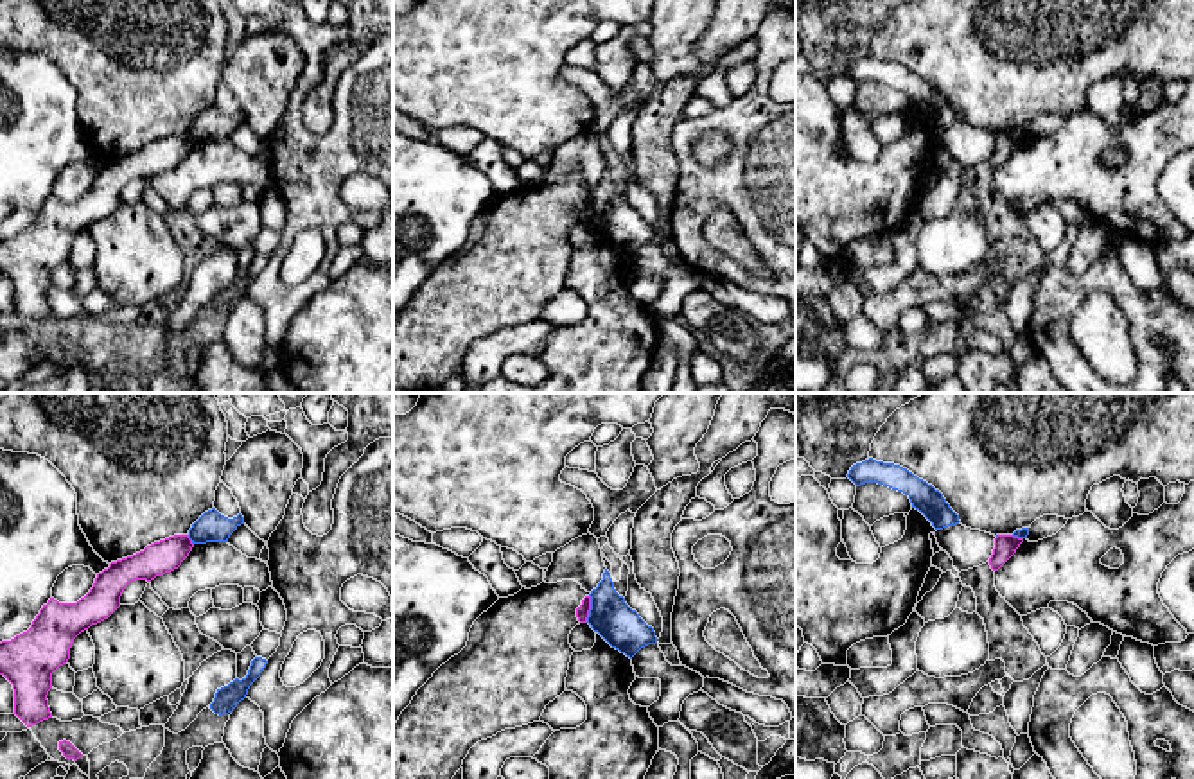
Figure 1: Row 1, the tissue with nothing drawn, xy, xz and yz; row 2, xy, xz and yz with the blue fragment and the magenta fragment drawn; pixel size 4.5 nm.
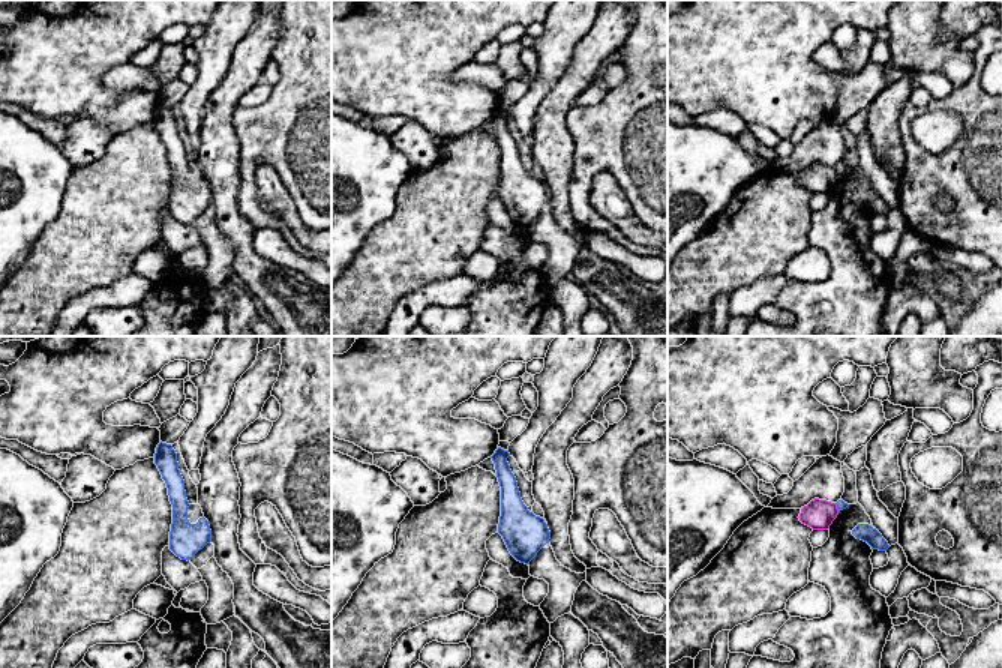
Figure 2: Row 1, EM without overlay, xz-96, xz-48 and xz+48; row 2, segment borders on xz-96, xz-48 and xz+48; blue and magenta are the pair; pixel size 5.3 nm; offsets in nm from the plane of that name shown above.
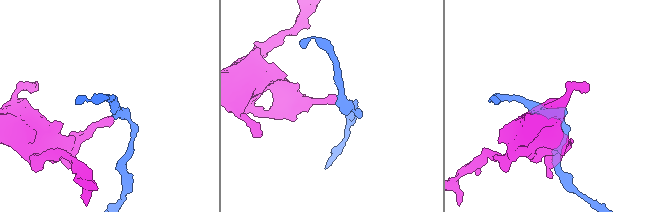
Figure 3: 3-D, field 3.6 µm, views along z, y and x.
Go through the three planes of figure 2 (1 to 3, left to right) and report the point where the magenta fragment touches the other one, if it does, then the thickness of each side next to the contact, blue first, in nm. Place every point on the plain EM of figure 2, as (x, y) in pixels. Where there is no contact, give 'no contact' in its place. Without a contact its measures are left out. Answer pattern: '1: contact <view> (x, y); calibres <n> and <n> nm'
1: no contact
2: no contact
3: contact xz+48 (837, 171); calibres 50 and 160 nm

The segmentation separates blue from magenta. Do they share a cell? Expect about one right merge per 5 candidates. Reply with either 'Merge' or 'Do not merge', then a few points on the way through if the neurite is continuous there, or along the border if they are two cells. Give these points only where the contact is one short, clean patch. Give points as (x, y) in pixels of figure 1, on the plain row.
Do not merge. Boundary: xz (589, 192), (589, 214), (586, 219)

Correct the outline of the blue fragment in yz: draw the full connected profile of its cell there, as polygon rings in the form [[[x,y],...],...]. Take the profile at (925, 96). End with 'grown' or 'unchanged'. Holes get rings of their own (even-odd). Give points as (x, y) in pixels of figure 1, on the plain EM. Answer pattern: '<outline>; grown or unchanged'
[[[869,56],[862,61],[853,63],[847,75],[856,84],[865,81],[878,81],[903,90],[910,97],[912,106],[919,108],[935,127],[961,120],[959,113],[950,106],[939,88],[900,63]]]; unchanged

